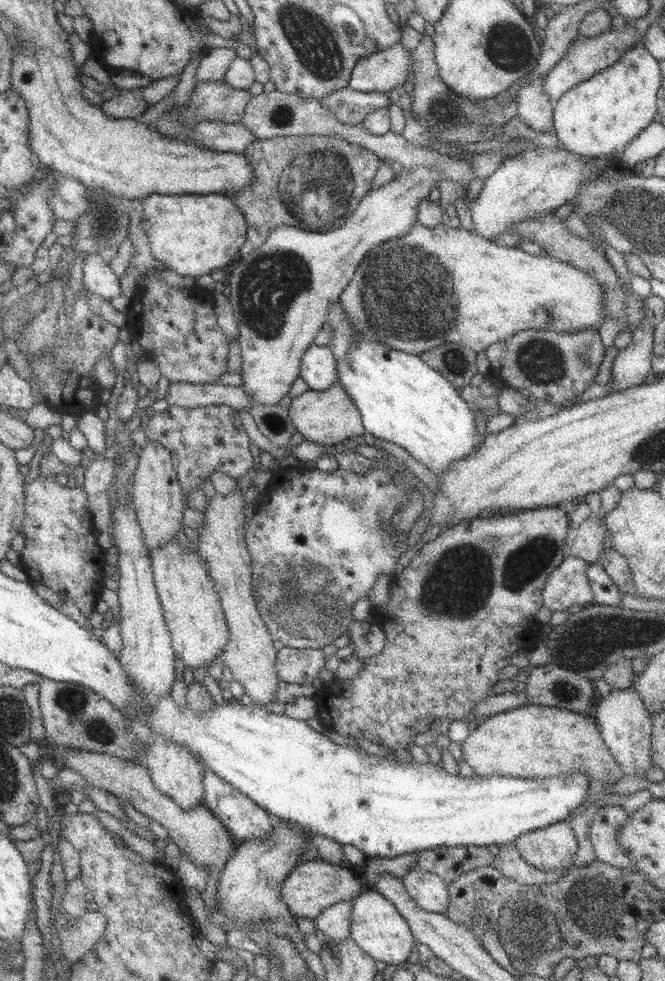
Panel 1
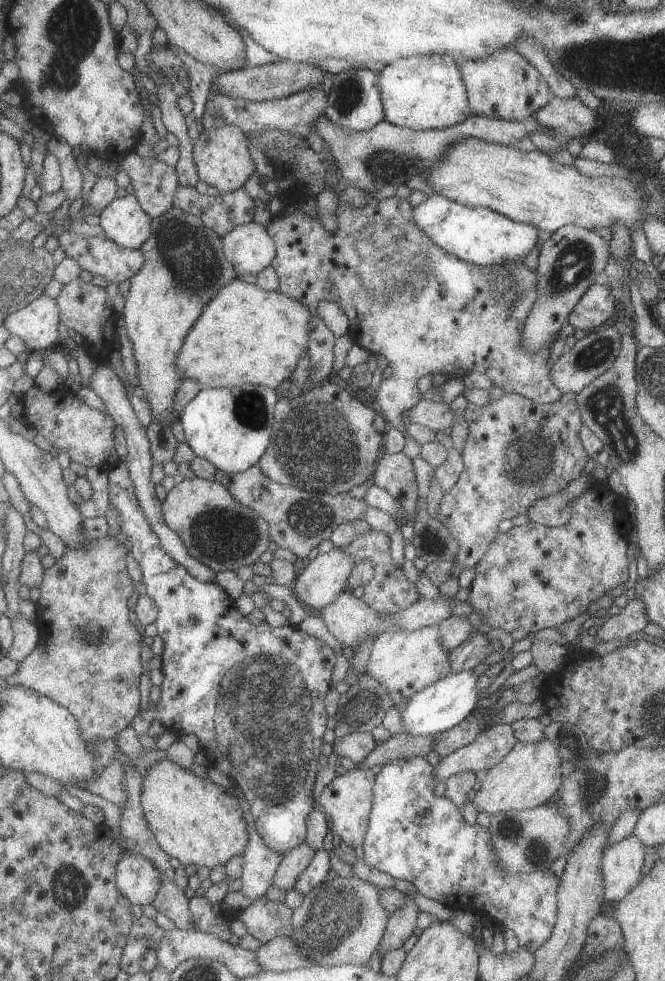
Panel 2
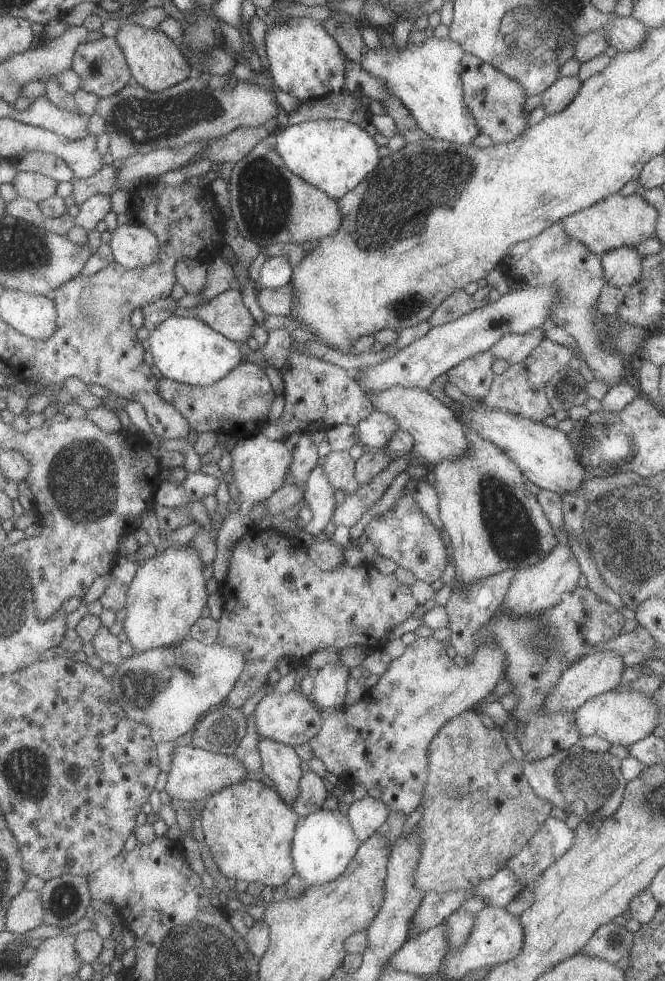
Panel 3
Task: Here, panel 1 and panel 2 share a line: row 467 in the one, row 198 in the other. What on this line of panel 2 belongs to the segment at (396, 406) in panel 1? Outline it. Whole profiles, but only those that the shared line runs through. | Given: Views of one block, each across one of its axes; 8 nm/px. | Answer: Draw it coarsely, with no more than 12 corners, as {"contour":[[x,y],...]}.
{"contour":[[433,193],[413,220],[477,266],[522,261],[544,235]]}

